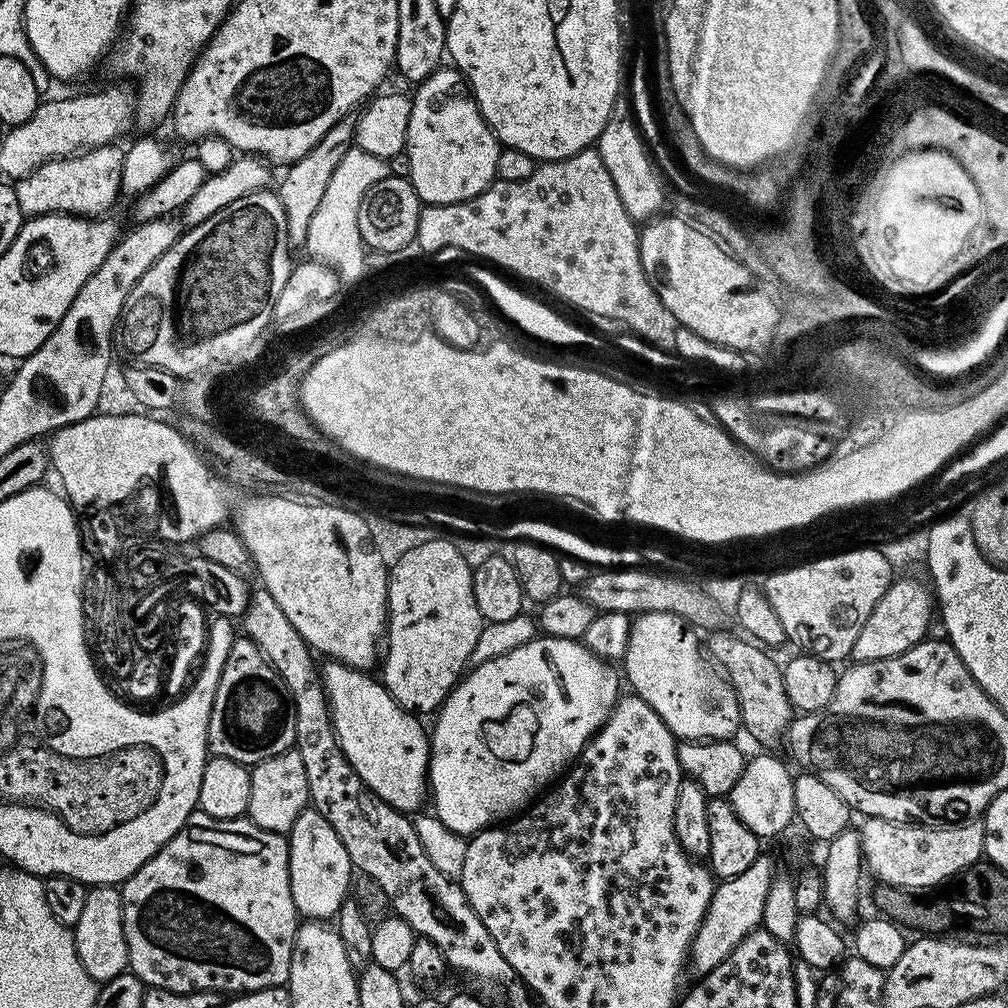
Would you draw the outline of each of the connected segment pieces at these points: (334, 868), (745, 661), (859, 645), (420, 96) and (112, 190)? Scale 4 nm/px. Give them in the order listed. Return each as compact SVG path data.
M308 806L298 814L286 836L288 842L288 869L290 894L297 913L305 921L328 922L340 915L340 908L349 899L348 887L352 884L354 867L342 838L322 814Z
M728 632L714 633L709 638L708 644L706 640L707 651L711 659L726 673L732 687L736 689L736 701L740 703L740 722L743 731L745 733L748 731L764 747L761 749L776 750L779 744L781 747L794 719L792 703L790 698L786 698L781 665L779 663L776 665L761 645L743 635L735 635L731 636Z
M893 579L886 594L878 598L878 606L870 610L870 618L866 618L866 626L862 626L862 634L858 634L852 647L851 659L857 664L894 658L929 635L928 627L934 620L934 592L927 583L920 580Z
M441 66L430 78L415 85L411 93L410 130L406 134L406 151L410 156L410 174L418 198L425 205L457 204L472 200L497 179L496 167L502 145L492 133L492 128L482 118L476 99L470 94L468 81L455 67Z
M108 145L90 148L75 156L64 156L60 160L48 160L34 169L29 176L15 181L18 206L22 206L25 217L28 218L53 214L103 217L107 213L104 211L115 202L116 196L121 195L124 154L123 147Z

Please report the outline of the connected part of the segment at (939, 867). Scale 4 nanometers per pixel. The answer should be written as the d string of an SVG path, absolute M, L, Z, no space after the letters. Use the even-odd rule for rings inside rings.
M867 817L864 825L858 828L860 833L860 851L864 854L867 871L872 871L877 881L892 887L916 890L932 888L951 876L959 877L965 868L977 863L984 856L984 821L977 818L967 820L963 826L921 826L918 824L896 824L892 820Z

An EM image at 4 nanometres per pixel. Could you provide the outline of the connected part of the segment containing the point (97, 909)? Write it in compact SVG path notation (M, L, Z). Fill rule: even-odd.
M97 884L89 887L82 915L74 925L76 949L86 974L97 982L105 982L129 971L128 947L122 918L120 888L111 884Z

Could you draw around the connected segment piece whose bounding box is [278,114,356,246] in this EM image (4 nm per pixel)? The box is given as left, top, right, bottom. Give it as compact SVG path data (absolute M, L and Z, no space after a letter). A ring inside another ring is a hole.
M349 114L342 117L338 122L322 134L322 138L301 160L295 164L289 164L283 169L284 177L280 180L278 195L282 202L282 210L286 214L286 230L288 231L288 242L292 246L304 246L307 242L307 230L310 220L314 217L318 206L321 205L325 195L326 186L334 175L346 150L354 147L356 142L356 116Z

